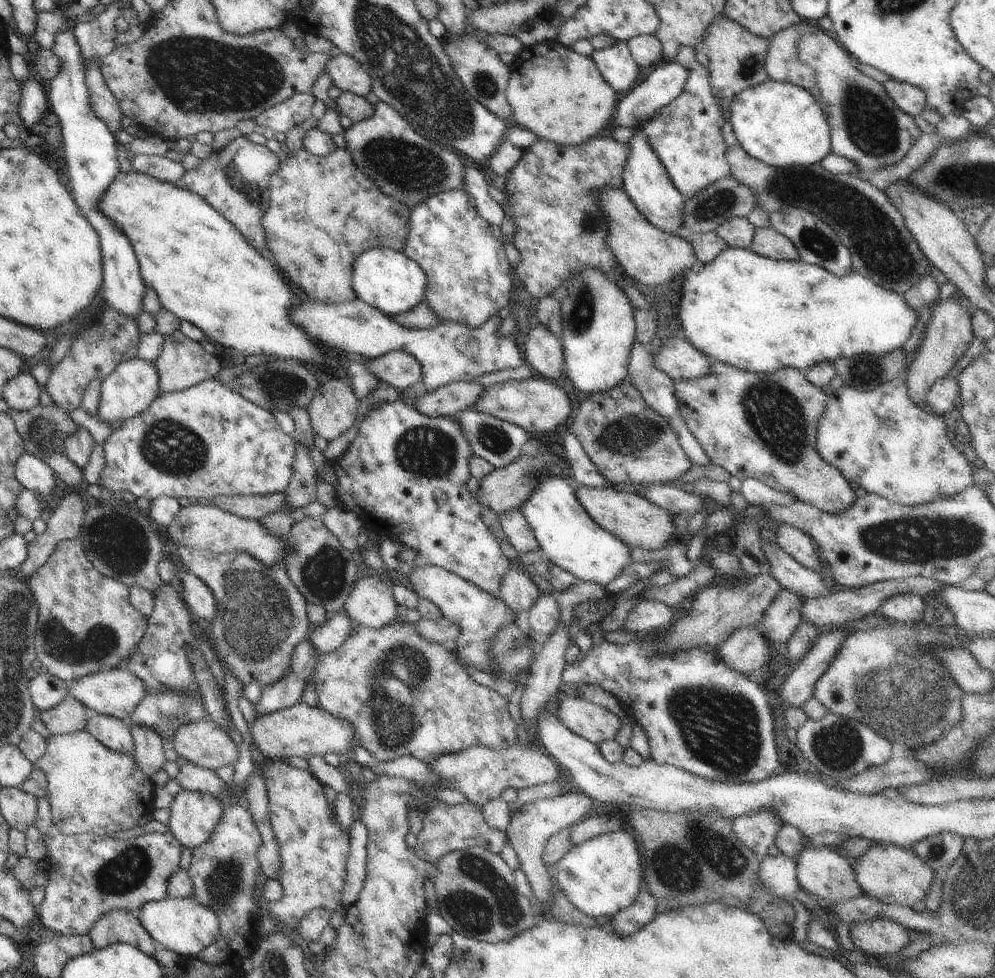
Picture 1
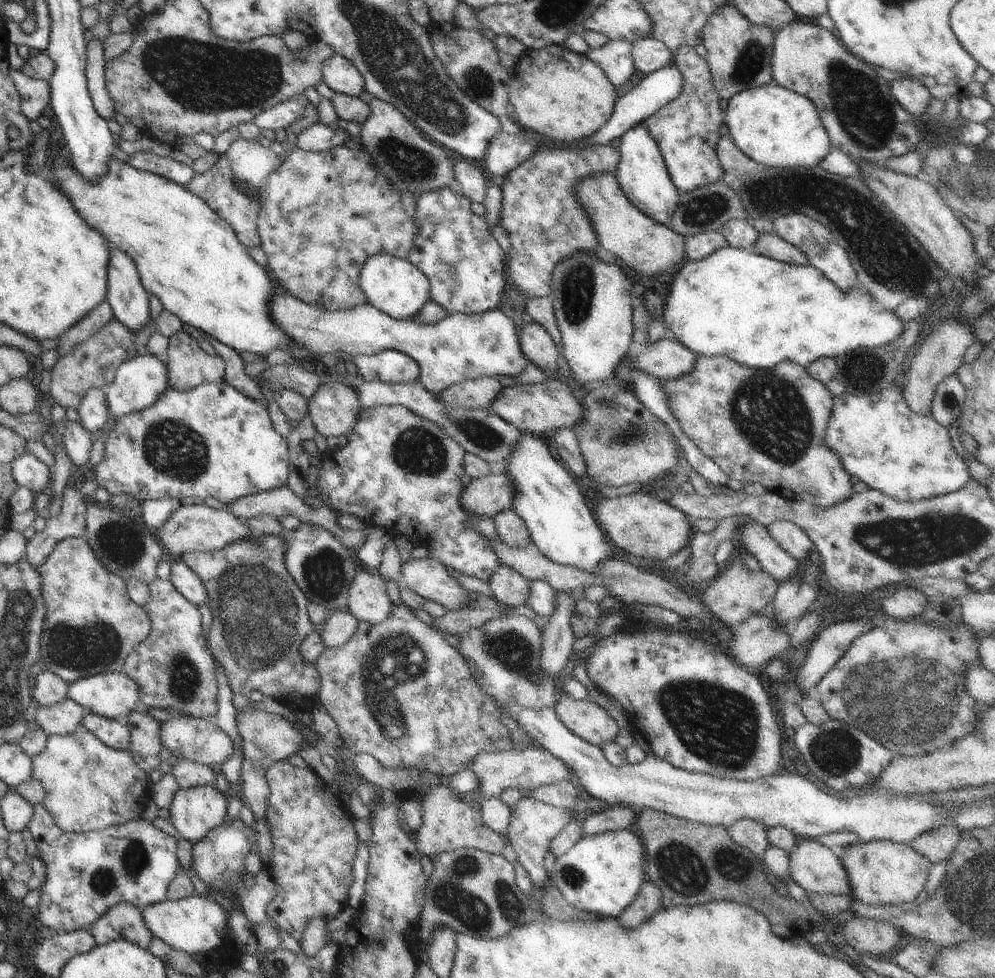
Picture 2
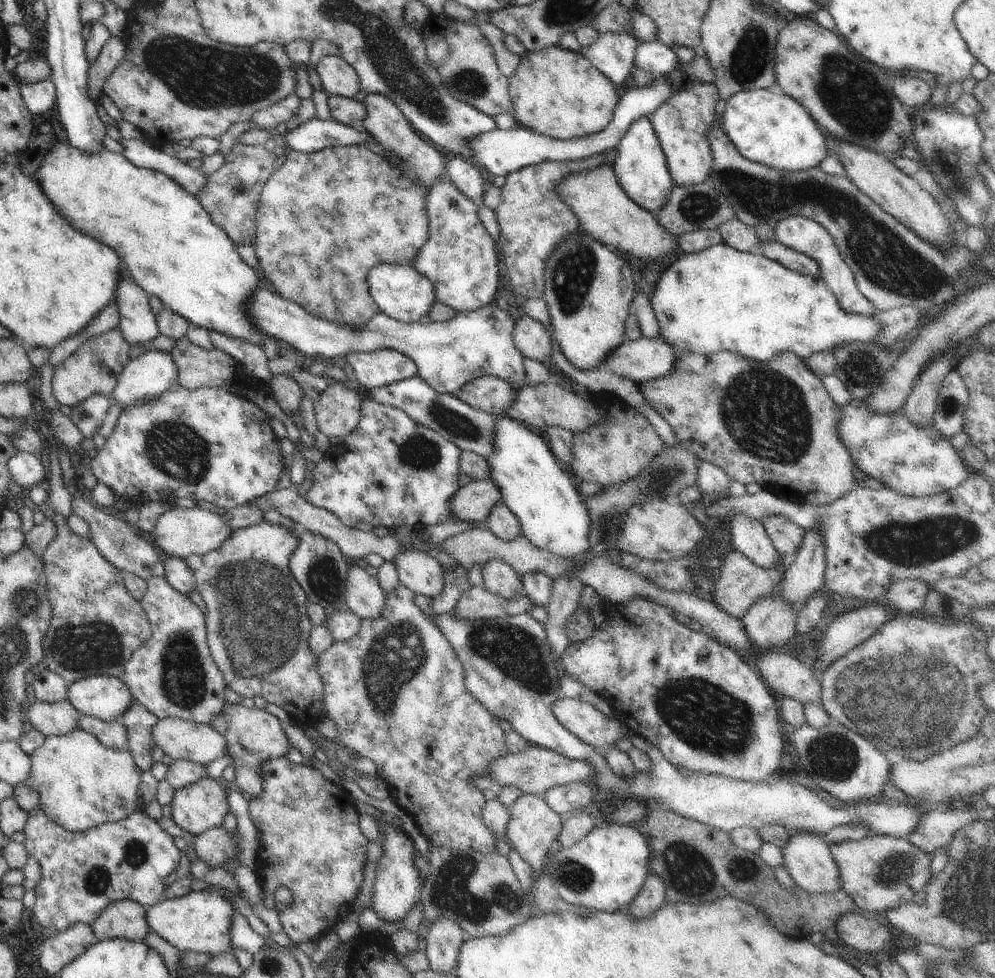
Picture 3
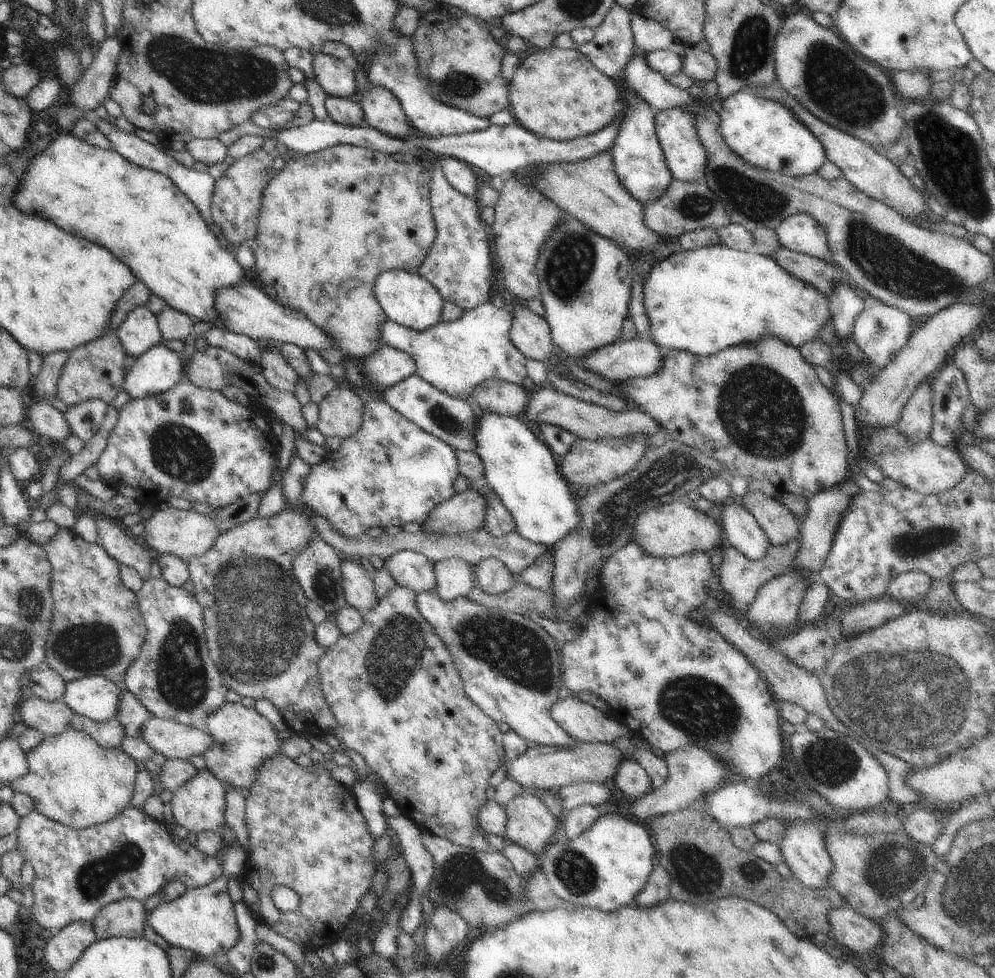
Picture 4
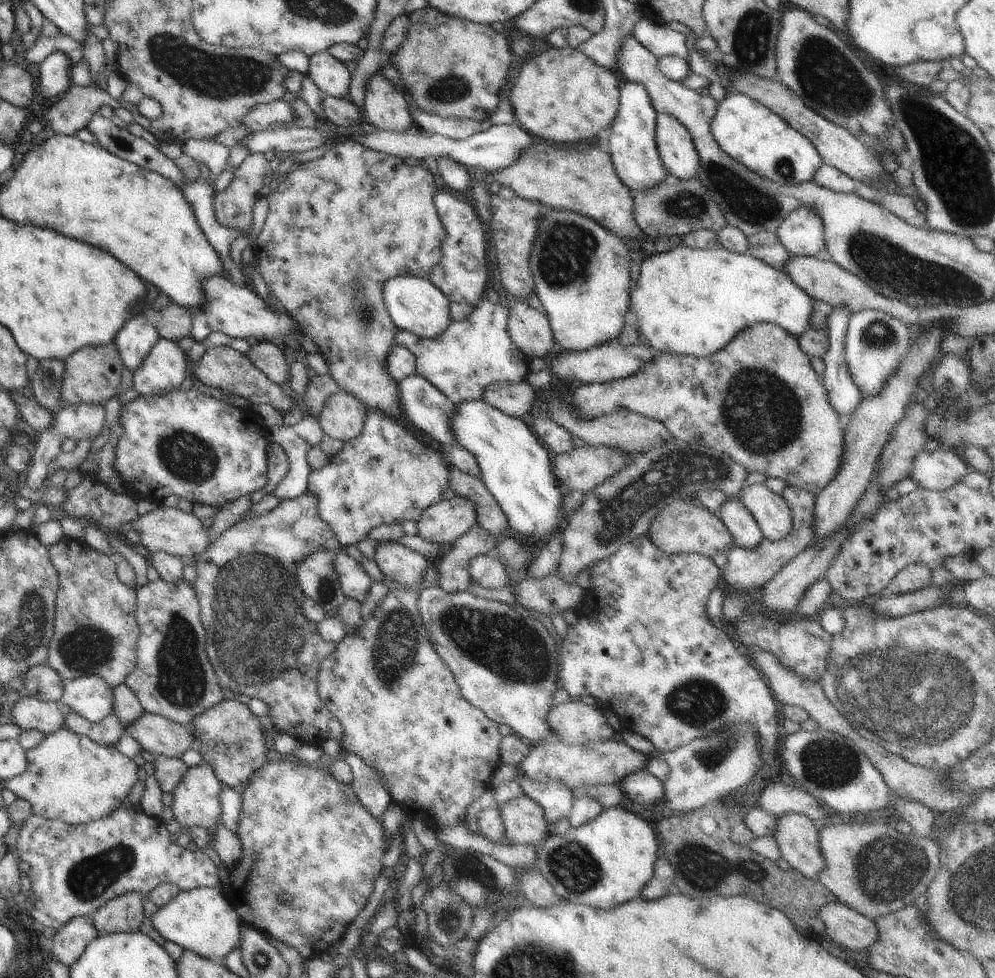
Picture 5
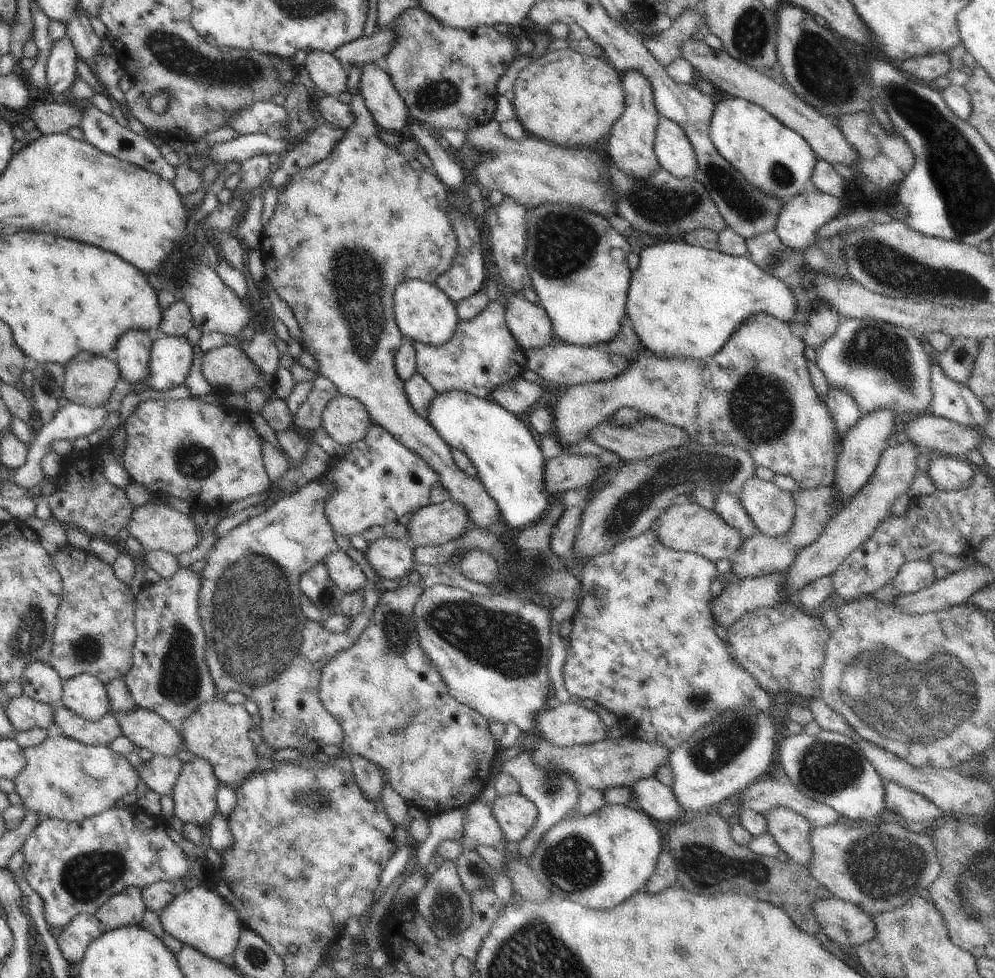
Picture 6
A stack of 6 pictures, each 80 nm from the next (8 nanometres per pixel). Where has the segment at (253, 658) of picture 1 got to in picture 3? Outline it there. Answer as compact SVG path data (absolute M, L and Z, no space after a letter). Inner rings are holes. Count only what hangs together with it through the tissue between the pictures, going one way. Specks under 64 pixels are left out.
M262 518L261 521L250 525L248 528L234 529L231 535L227 536L226 540L217 549L211 550L202 556L190 555L186 562L194 573L195 589L198 590L198 594L202 596L202 600L204 604L206 604L205 625L209 649L215 665L218 666L220 672L223 674L229 691L237 692L244 698L253 699L254 696L263 696L267 702L274 703L276 706L280 706L280 708L286 710L296 724L300 726L303 725L307 730L310 727L315 727L319 723L324 723L328 716L323 703L323 682L318 668L319 656L314 654L309 647L309 638L311 637L311 632L314 627L307 613L309 600L296 578L294 578L289 567L290 557L299 548L299 534L300 532L296 532L280 524L270 523Z

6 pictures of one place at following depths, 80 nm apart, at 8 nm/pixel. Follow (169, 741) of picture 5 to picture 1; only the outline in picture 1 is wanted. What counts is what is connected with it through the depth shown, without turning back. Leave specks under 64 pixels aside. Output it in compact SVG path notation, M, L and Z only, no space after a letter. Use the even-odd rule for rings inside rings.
M200 719L179 726L167 743L187 761L213 771L237 764L239 748L230 735L215 722Z

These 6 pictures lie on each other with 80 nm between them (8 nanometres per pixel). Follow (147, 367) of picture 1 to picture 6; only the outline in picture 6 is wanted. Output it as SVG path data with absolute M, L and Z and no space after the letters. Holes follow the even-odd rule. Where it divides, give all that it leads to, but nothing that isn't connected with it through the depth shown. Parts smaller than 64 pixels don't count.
M187 335L157 336L151 348L149 378L146 384L155 390L170 390L184 384L192 368L194 346Z

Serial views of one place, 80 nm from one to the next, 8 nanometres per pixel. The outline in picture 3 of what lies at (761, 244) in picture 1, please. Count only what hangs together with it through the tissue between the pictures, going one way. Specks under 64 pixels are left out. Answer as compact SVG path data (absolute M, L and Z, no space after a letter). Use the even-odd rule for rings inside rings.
M777 240L762 243L761 247L762 255L774 262L779 262L784 268L803 275L813 276L815 279L822 278L820 265L812 257L788 248Z

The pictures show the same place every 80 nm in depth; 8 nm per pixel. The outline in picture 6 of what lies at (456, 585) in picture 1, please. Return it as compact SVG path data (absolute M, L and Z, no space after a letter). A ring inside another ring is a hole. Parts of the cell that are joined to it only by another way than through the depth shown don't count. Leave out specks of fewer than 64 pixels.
M385 536L364 546L367 563L380 577L404 582L415 575L414 550L404 540Z

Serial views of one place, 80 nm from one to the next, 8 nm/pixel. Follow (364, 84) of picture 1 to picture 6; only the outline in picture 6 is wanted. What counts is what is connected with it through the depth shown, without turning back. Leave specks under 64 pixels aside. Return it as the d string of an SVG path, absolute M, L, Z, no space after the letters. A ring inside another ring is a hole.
M313 50L307 54L306 70L320 94L347 98L348 69L333 54Z

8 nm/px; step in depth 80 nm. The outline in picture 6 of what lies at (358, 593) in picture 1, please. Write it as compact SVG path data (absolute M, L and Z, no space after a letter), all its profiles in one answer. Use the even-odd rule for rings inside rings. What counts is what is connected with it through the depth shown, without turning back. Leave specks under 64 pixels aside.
M340 548L327 554L322 562L327 566L328 574L342 589L342 592L351 593L357 590L365 590L371 585L363 568Z

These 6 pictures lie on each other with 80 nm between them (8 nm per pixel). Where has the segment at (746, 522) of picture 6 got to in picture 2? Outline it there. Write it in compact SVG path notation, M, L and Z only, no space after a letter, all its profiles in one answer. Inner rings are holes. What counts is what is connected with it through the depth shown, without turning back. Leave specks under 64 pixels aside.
M758 521L742 525L739 533L745 552L752 554L758 560L761 569L778 582L786 580L799 565L795 558L778 546L768 529Z

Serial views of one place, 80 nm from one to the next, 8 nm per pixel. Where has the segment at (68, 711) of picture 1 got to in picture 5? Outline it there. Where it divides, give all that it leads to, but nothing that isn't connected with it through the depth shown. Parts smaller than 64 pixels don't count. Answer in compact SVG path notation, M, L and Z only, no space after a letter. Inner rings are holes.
M30 696L15 702L7 715L7 719L16 723L22 731L38 729L45 735L64 726L64 717L54 701L41 701Z

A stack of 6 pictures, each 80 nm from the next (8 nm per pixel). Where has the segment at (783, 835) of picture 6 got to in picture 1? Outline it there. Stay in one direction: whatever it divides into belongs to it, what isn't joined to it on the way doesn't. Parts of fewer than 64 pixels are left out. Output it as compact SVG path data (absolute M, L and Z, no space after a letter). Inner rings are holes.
M806 844L804 848L796 854L797 879L801 888L814 894L817 898L822 898L830 902L847 901L848 899L863 894L861 886L855 879L853 866L845 860L838 852L827 846L814 847Z

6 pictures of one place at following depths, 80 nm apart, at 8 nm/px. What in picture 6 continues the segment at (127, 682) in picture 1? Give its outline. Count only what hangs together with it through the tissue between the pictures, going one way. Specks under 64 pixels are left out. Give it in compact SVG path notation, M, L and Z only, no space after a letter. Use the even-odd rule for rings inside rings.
M88 673L63 681L61 699L64 708L92 721L100 720L111 710L105 684Z

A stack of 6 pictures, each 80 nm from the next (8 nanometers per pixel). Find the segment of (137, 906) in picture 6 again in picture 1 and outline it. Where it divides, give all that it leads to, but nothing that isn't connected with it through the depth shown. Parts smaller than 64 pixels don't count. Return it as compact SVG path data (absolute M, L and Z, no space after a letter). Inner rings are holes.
M114 909L99 918L89 932L93 948L101 949L116 943L128 943L137 946L147 955L154 954L154 939L136 915L130 911Z

